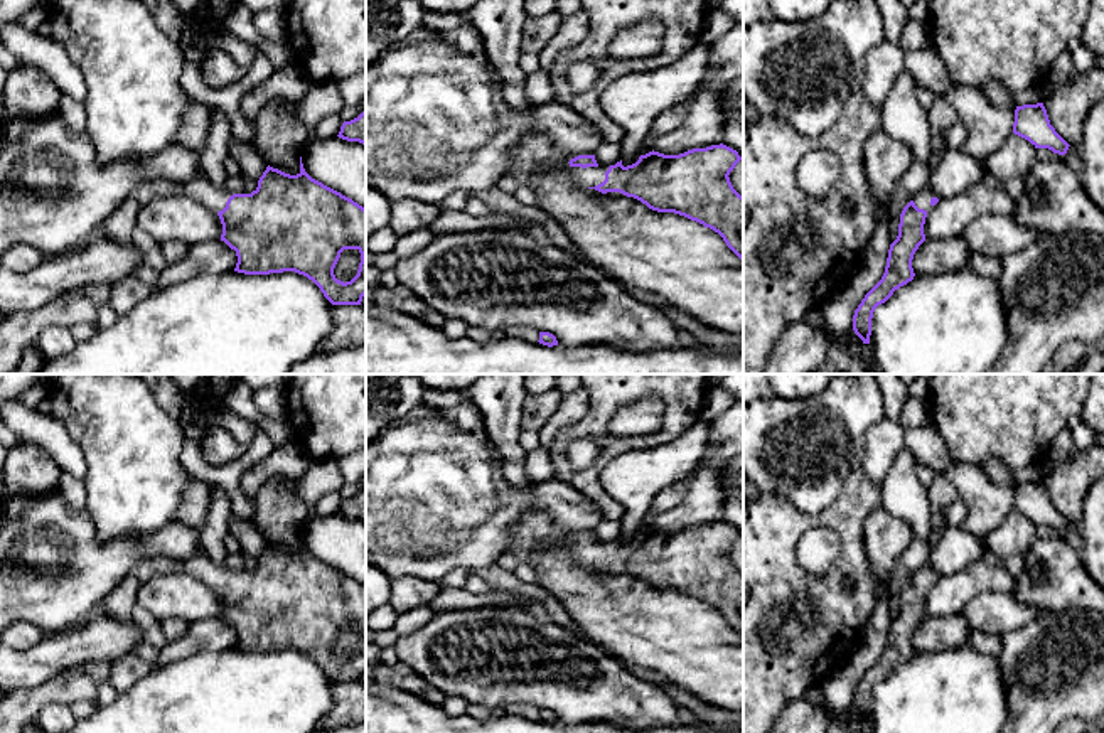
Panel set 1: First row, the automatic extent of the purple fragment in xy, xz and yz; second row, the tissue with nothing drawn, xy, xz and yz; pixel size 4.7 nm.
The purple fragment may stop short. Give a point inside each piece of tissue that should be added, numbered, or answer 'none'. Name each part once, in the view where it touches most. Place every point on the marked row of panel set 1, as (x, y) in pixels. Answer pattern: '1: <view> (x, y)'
1: xz (587, 177)

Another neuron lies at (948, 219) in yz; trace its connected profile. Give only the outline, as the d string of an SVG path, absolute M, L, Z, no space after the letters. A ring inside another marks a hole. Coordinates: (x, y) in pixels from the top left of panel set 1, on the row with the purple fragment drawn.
M978 182L969 189L941 197L925 217L925 239L961 238L962 231L979 216L1013 214L1015 201L1001 184Z

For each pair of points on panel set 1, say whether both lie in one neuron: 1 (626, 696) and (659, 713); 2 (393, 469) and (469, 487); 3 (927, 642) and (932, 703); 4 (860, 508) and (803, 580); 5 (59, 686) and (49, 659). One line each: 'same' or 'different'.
1: same
2: same
3: different
4: same
5: different

